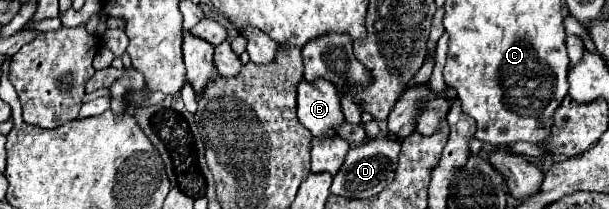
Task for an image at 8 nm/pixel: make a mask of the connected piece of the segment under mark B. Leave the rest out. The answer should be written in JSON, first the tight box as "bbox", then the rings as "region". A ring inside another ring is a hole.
{"bbox":[297,79,345,135],"region":[[[327,79],[299,81],[297,115],[313,135],[335,135],[335,127],[345,123],[339,93]]]}

